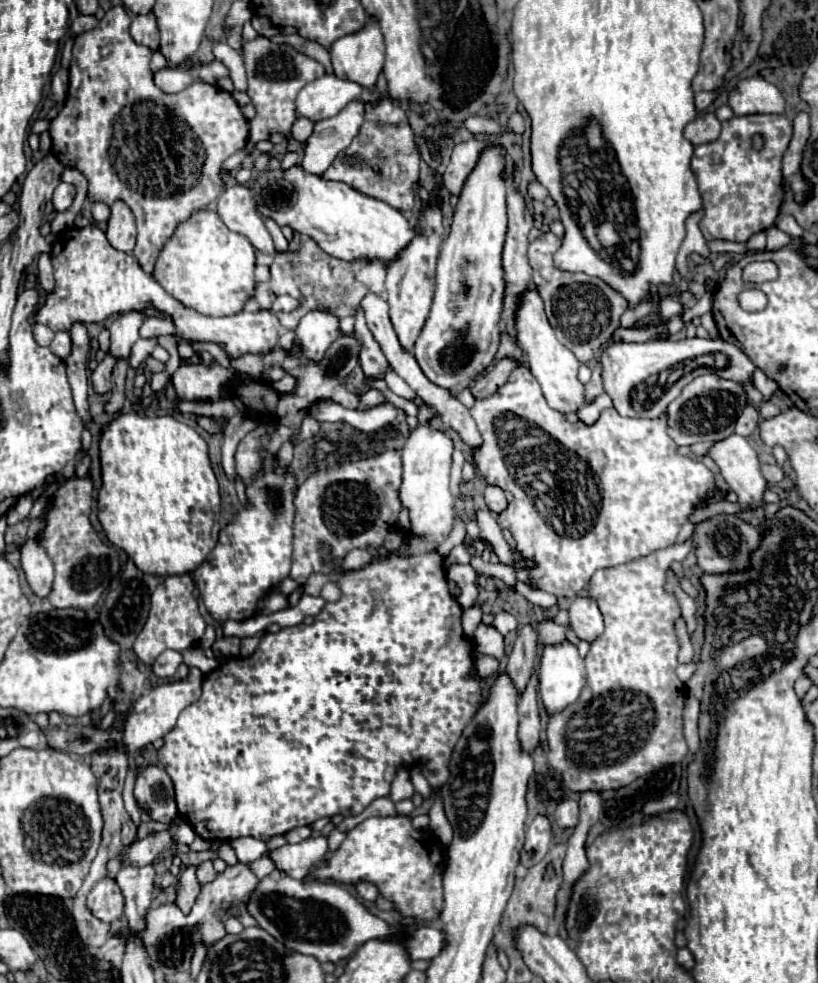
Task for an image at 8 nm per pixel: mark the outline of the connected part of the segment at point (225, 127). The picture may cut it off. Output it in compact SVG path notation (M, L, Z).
M113 6L105 14L105 18L99 22L97 28L93 28L89 32L83 32L81 36L75 38L67 102L65 102L65 108L59 112L59 116L51 122L49 134L51 134L51 140L53 140L53 154L57 156L57 160L61 160L63 166L77 168L89 180L89 202L105 202L107 206L111 206L115 200L123 200L133 210L133 214L137 218L137 246L135 246L133 254L135 254L137 262L141 264L141 268L145 268L145 272L151 274L153 264L155 264L165 240L169 240L169 236L173 234L177 224L185 222L195 210L207 208L219 196L219 190L223 190L225 184L219 178L219 166L221 166L221 162L225 158L229 158L231 154L243 150L243 146L247 144L247 136L249 136L249 122L243 116L243 112L241 112L239 104L235 102L235 98L229 92L225 92L219 86L215 86L215 84L207 84L203 80L195 80L193 84L189 84L185 90L181 90L177 94L165 94L163 90L159 90L157 84L153 82L153 72L149 68L153 50L133 42L133 38L129 34L129 24L131 24L131 18L125 12L125 8L123 6Z

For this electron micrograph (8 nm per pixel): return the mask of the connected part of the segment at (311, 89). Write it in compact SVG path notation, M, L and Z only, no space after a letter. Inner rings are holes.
M325 74L301 88L295 100L297 116L305 116L311 122L335 116L351 100L357 100L361 90L363 88L355 82L339 80L333 74Z

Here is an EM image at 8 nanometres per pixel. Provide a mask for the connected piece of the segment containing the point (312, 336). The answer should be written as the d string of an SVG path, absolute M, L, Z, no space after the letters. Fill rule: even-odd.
M327 308L311 310L295 328L295 344L301 346L311 360L321 360L325 348L329 348L329 344L341 334L339 322L341 320Z

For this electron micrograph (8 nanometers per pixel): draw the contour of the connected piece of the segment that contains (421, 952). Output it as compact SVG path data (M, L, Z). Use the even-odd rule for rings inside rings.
M419 926L417 932L413 932L413 940L409 940L409 954L413 960L421 958L435 958L447 944L447 936L441 930L429 928L429 926Z

